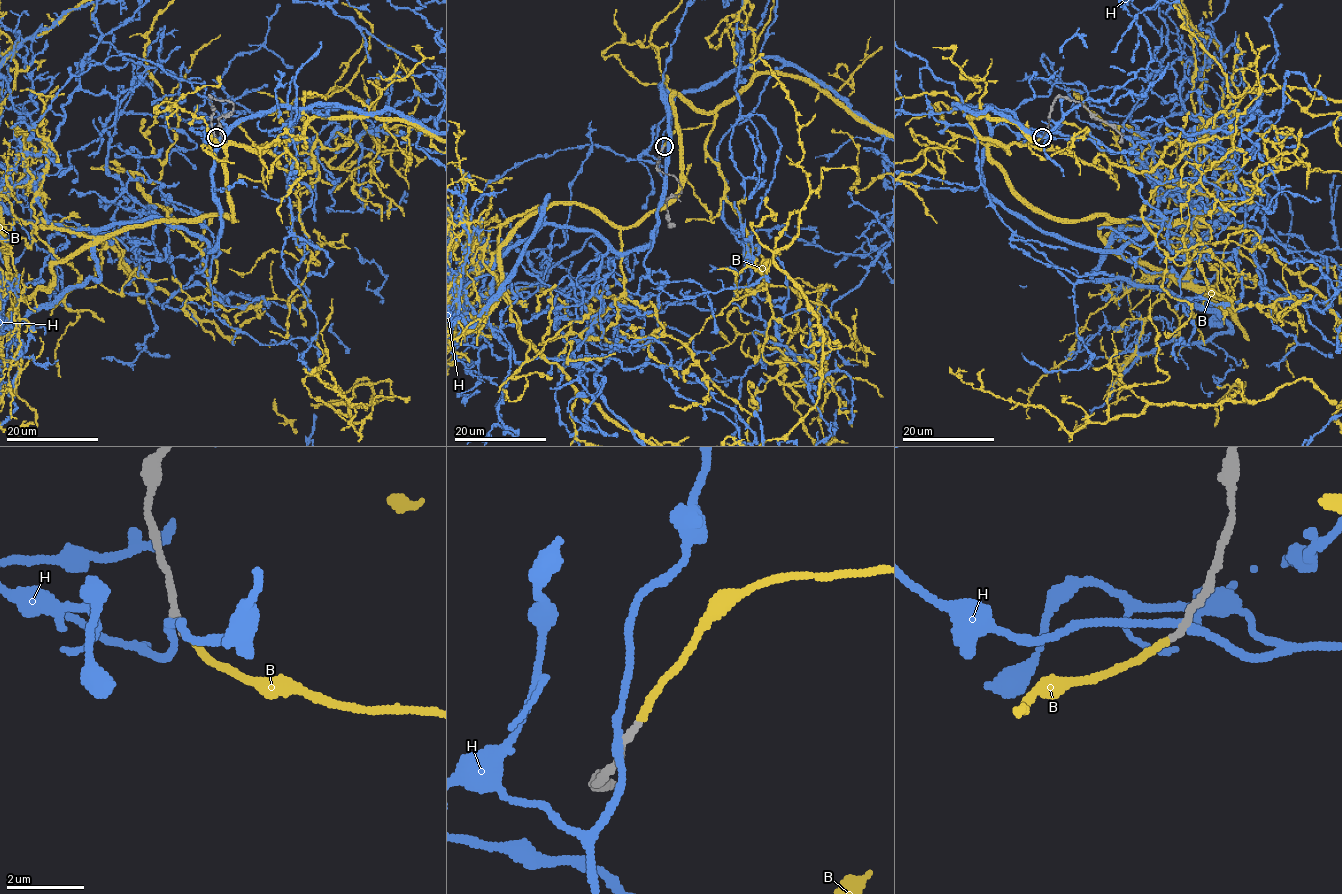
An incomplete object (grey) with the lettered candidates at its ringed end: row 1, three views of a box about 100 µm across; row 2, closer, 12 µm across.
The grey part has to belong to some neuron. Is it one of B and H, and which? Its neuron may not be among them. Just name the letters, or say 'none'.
B

